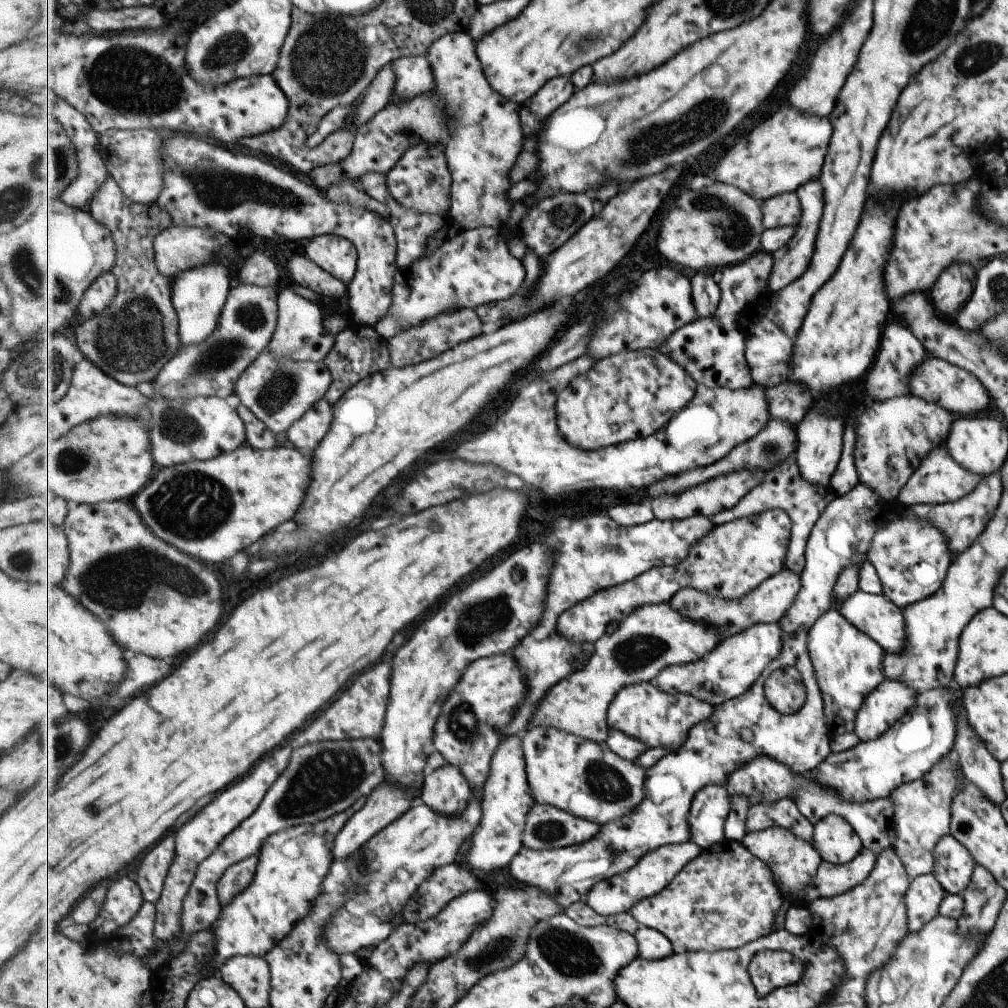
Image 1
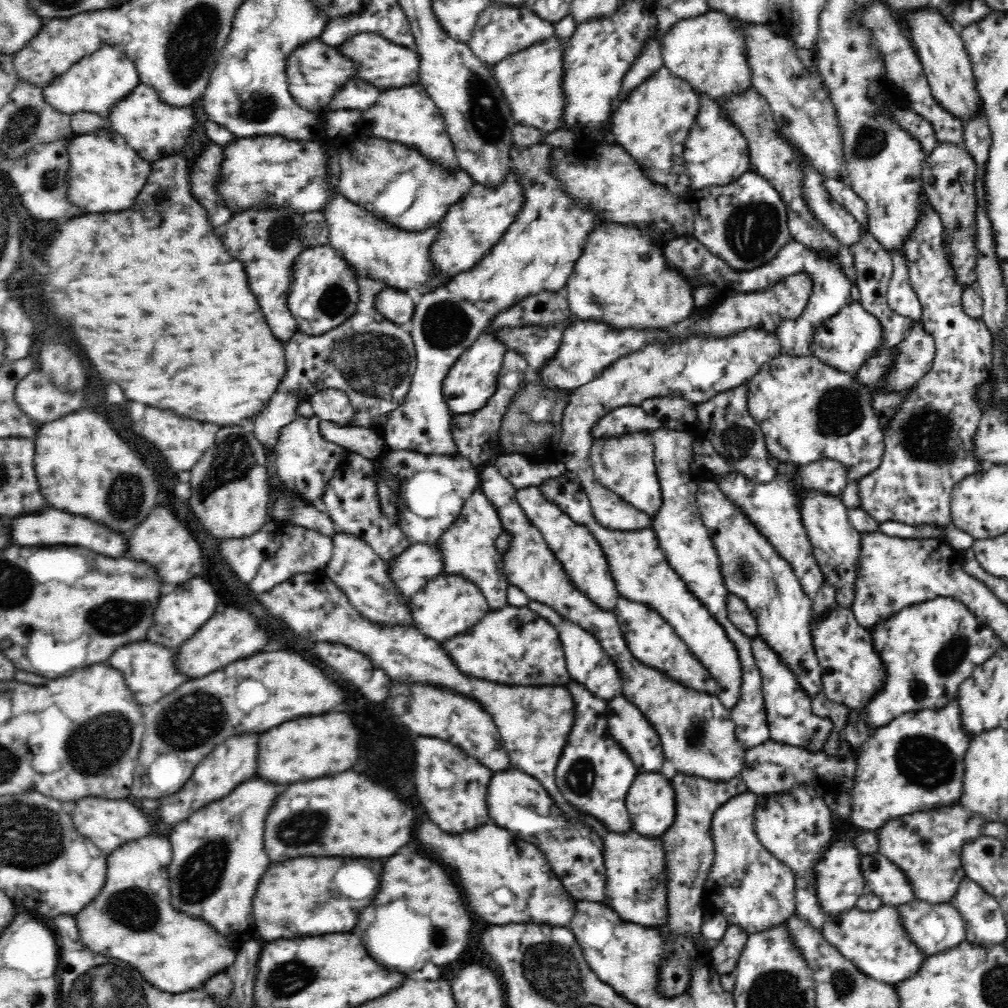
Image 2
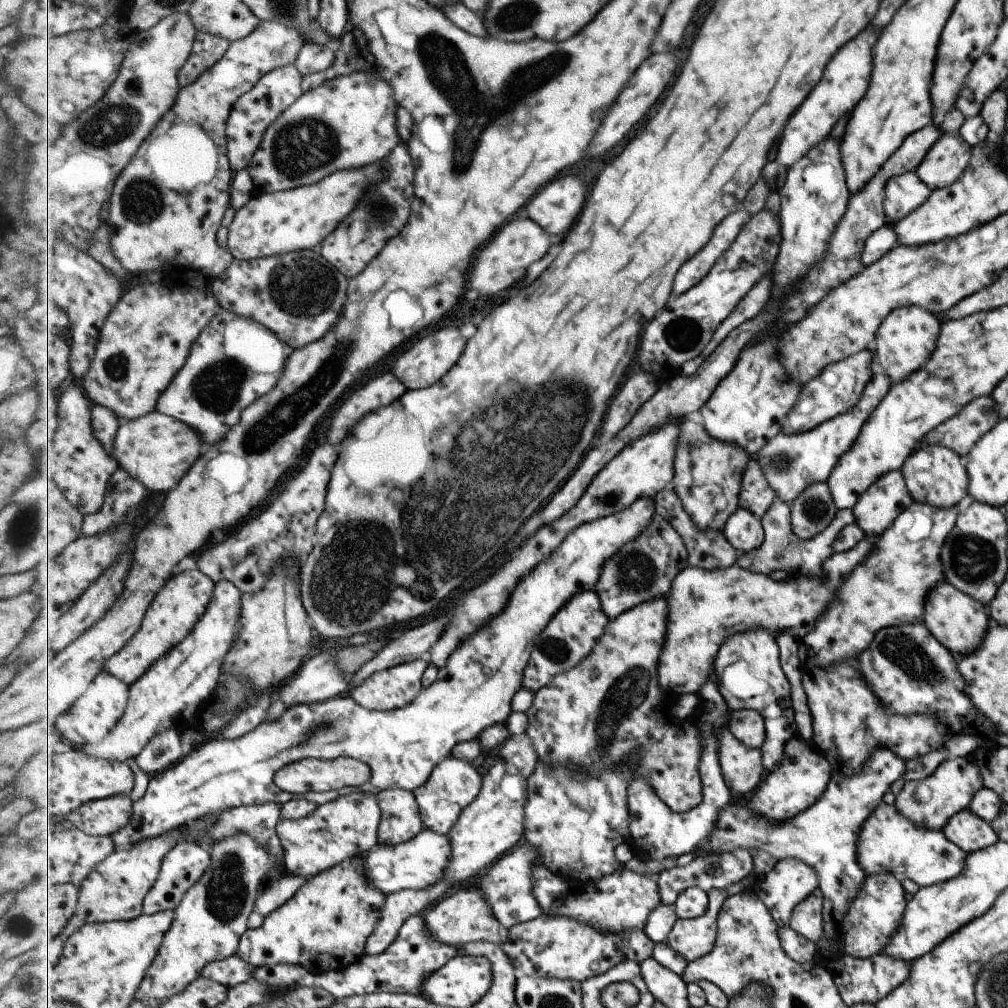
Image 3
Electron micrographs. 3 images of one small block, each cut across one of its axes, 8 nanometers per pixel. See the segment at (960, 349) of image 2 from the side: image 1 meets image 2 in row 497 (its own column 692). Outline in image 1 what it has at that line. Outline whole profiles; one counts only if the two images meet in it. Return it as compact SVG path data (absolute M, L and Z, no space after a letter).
M724 840L695 858L659 895L638 903L630 914L644 927L659 930L674 945L675 953L718 952L739 949L772 934L786 899L767 863L752 854L742 842Z

